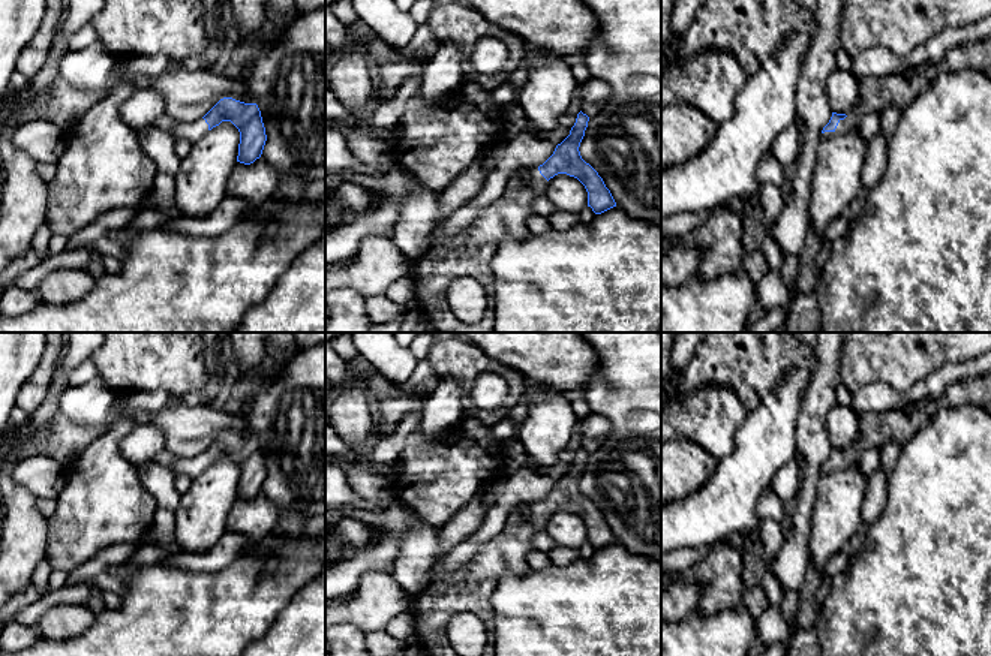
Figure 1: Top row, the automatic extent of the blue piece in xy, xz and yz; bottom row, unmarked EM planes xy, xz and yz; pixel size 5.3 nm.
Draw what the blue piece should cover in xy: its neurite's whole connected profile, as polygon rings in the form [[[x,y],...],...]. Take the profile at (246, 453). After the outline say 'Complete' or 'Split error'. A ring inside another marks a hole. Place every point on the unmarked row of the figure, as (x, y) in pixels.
[[[232,433],[220,434],[196,457],[175,457],[169,467],[175,475],[198,476],[222,457],[231,457],[240,467],[237,497],[250,500],[261,493],[267,470],[256,439],[244,439]]]. Split error

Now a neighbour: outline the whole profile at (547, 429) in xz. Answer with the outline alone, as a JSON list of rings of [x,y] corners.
[[[546,394],[537,398],[519,425],[517,440],[525,454],[550,467],[559,463],[559,454],[567,448],[579,418],[571,407],[573,395]]]

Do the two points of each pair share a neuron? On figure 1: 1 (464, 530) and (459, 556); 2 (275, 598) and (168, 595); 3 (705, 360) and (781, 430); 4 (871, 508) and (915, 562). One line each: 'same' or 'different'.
1: different
2: same
3: different
4: different

